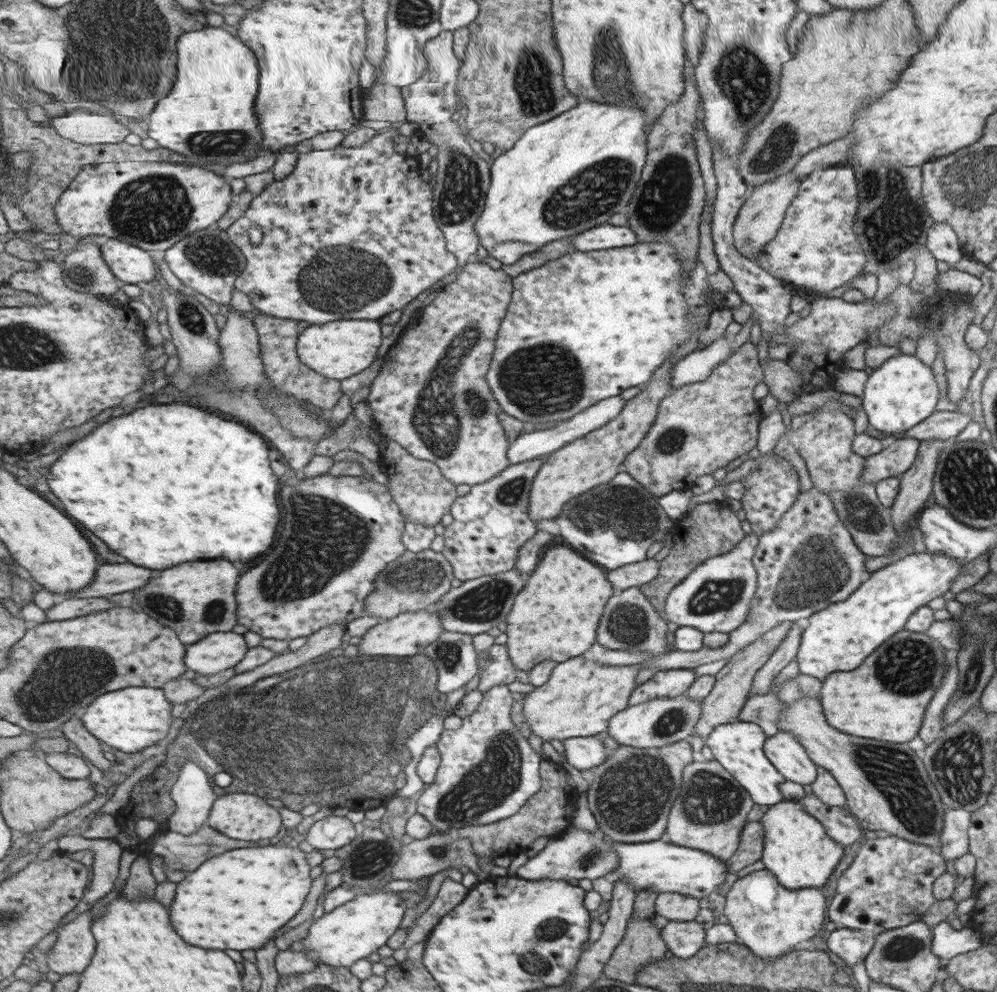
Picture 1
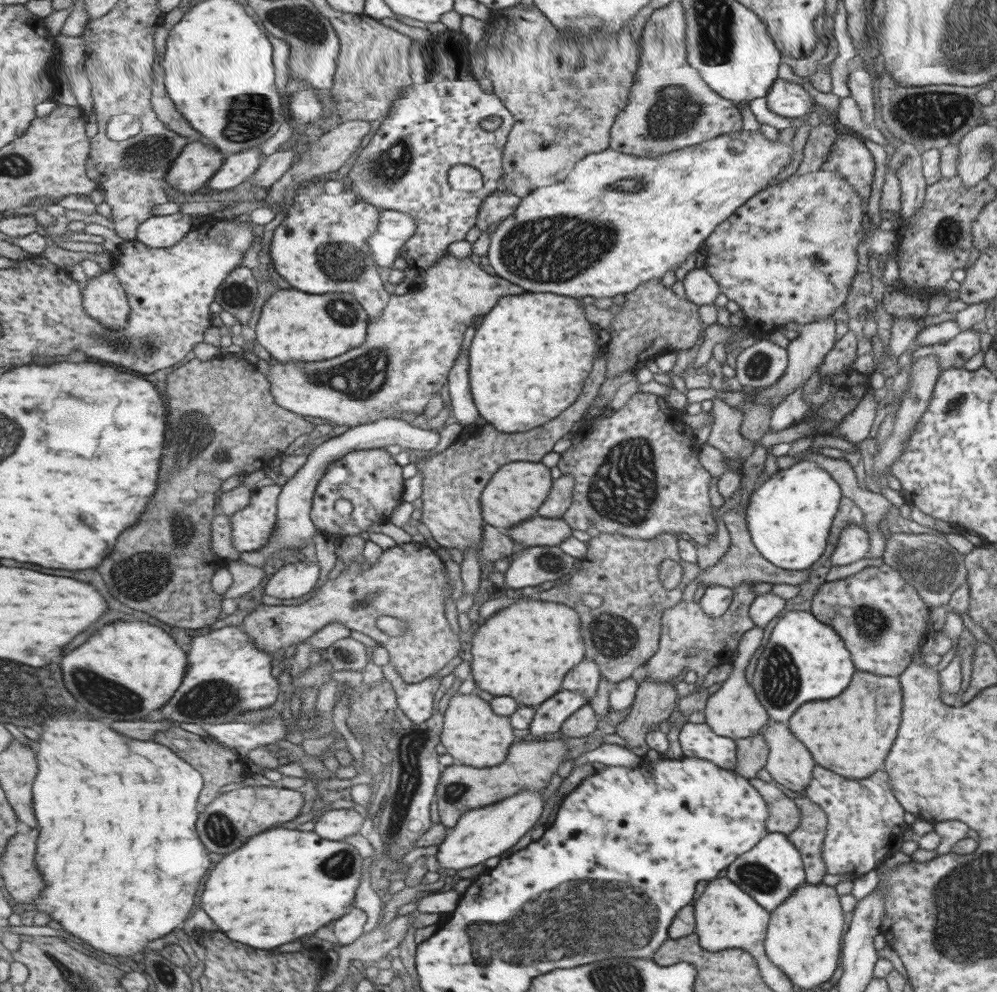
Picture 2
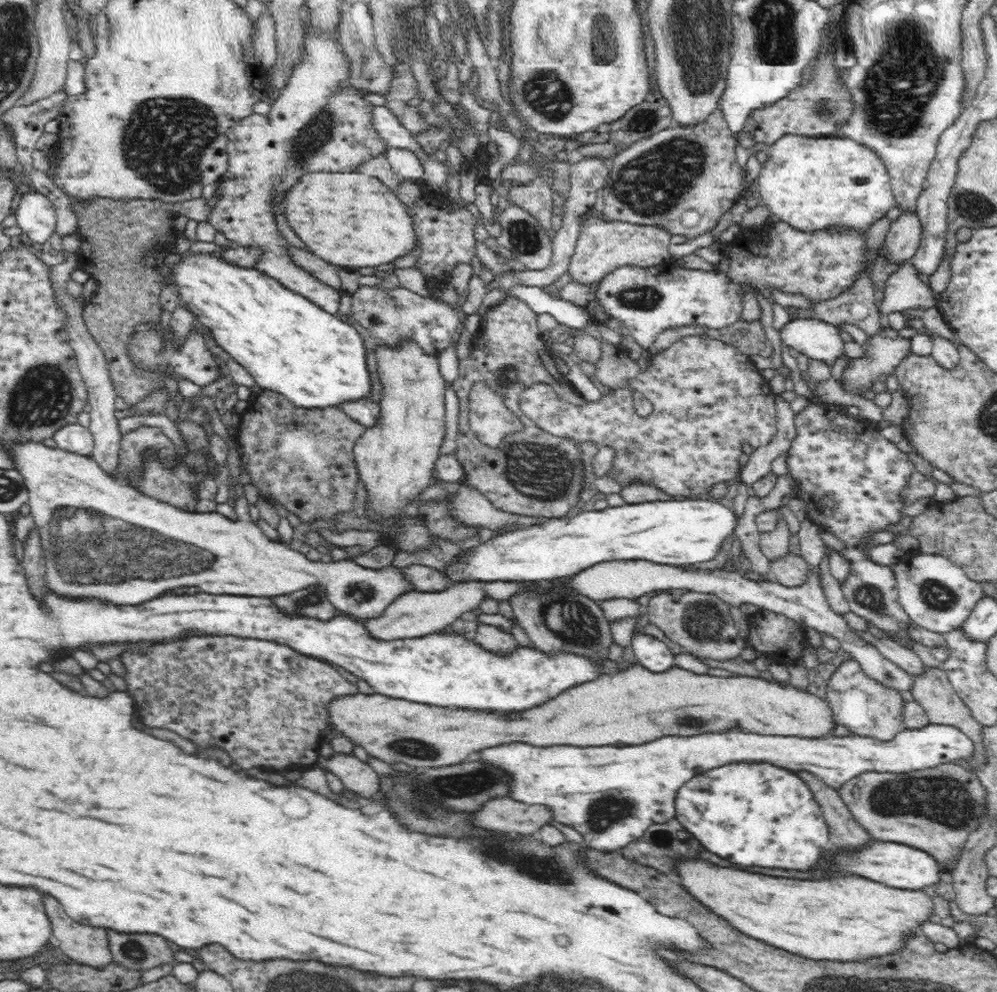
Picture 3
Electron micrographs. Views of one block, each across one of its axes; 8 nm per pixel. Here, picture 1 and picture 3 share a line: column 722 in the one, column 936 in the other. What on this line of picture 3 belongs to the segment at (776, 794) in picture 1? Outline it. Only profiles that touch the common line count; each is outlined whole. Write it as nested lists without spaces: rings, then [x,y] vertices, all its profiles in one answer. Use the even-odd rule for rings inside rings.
[[[930,723],[919,729],[906,729],[902,732],[896,733],[896,737],[890,741],[880,741],[871,737],[866,736],[846,736],[846,738],[832,737],[820,737],[820,738],[806,738],[796,736],[768,736],[767,734],[761,733],[745,733],[740,729],[729,729],[723,733],[700,733],[700,736],[664,736],[664,738],[658,738],[654,742],[648,742],[648,744],[642,744],[642,746],[624,746],[624,748],[618,748],[618,746],[592,746],[592,748],[576,748],[576,746],[552,746],[552,748],[536,748],[536,746],[526,746],[522,742],[516,742],[516,744],[504,744],[504,746],[496,746],[496,748],[488,748],[484,750],[482,754],[478,754],[480,760],[488,762],[488,764],[494,764],[494,766],[500,766],[504,768],[508,774],[512,774],[512,798],[516,801],[532,805],[532,804],[544,804],[544,806],[550,806],[554,814],[550,814],[558,822],[566,824],[566,826],[572,826],[574,830],[578,830],[584,841],[582,845],[595,848],[597,851],[612,852],[619,850],[622,847],[626,847],[636,838],[640,838],[648,827],[653,824],[664,824],[670,820],[676,818],[676,795],[677,792],[686,784],[690,782],[692,778],[700,776],[701,773],[706,773],[714,768],[720,768],[722,766],[728,766],[728,764],[772,764],[778,765],[779,768],[790,769],[792,772],[798,773],[800,771],[806,771],[808,774],[812,774],[817,778],[820,778],[830,789],[840,789],[846,782],[852,780],[853,777],[860,776],[866,772],[880,772],[880,773],[912,773],[920,772],[922,769],[936,768],[937,765],[942,764],[957,764],[961,760],[966,761],[974,768],[974,754],[976,754],[976,745],[972,742],[972,739],[968,739],[968,736],[954,726],[948,726],[944,724]]]

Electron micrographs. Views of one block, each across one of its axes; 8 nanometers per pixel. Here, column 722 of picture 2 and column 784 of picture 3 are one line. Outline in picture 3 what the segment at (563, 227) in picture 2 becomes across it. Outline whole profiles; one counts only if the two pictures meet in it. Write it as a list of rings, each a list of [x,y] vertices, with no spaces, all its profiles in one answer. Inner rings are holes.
[[[787,134],[782,138],[776,140],[774,144],[766,147],[767,159],[760,163],[760,174],[757,178],[757,188],[759,188],[762,195],[762,202],[767,204],[770,209],[772,217],[781,220],[781,222],[788,223],[790,227],[797,228],[798,231],[814,232],[814,231],[828,231],[828,228],[837,227],[837,230],[867,230],[871,224],[876,220],[885,216],[890,208],[894,205],[894,196],[891,183],[891,175],[885,168],[882,159],[875,154],[870,148],[865,147],[863,144],[855,140],[846,138],[844,136],[824,136],[809,138],[808,136]]]

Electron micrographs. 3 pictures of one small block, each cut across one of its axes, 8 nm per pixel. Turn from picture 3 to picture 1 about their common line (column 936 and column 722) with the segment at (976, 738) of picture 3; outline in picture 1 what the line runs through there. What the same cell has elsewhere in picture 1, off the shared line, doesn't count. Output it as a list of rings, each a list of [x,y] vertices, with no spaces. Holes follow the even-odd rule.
[[[787,620],[778,622],[777,626],[758,636],[743,650],[733,653],[728,663],[714,675],[714,685],[700,702],[700,713],[693,725],[693,735],[705,741],[716,726],[738,720],[739,711],[746,701],[754,674],[767,662],[776,646],[785,638],[791,623],[792,621]]]

